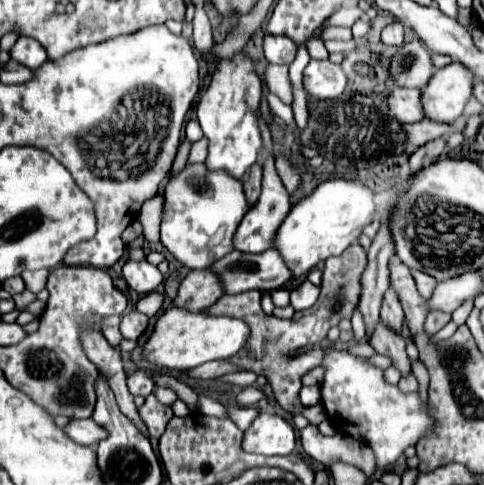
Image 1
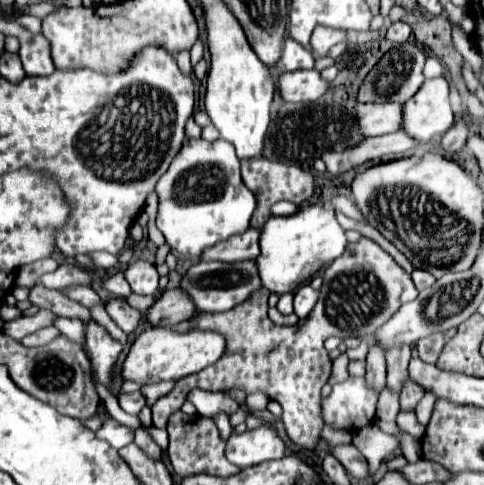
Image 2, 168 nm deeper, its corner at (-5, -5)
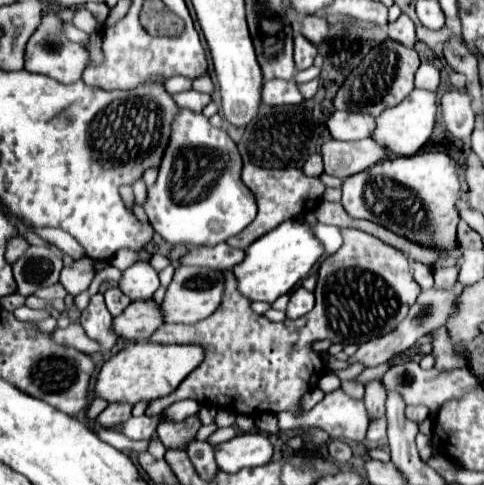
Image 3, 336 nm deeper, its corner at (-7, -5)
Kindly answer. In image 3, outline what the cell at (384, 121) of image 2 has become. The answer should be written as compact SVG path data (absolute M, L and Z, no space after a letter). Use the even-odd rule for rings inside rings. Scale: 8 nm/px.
M334 112L328 118L328 132L334 140L362 140L374 130L374 118L362 112Z

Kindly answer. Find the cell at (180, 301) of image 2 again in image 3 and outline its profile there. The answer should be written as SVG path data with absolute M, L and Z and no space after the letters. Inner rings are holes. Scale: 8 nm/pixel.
M152 300L132 302L124 310L124 314L118 314L112 320L116 336L120 340L130 340L130 342L140 342L142 338L148 338L160 324L162 324L160 306L154 304Z

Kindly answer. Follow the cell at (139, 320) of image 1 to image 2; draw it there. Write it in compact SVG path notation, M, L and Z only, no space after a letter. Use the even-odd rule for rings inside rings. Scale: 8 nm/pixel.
M110 300L106 304L106 312L126 334L132 334L138 328L140 318L142 318L142 312L138 312L124 300Z

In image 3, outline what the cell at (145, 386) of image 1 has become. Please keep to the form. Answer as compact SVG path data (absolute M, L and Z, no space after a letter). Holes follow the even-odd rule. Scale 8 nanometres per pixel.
M108 404L106 410L96 418L96 424L100 428L118 428L130 418L132 406L128 404Z

